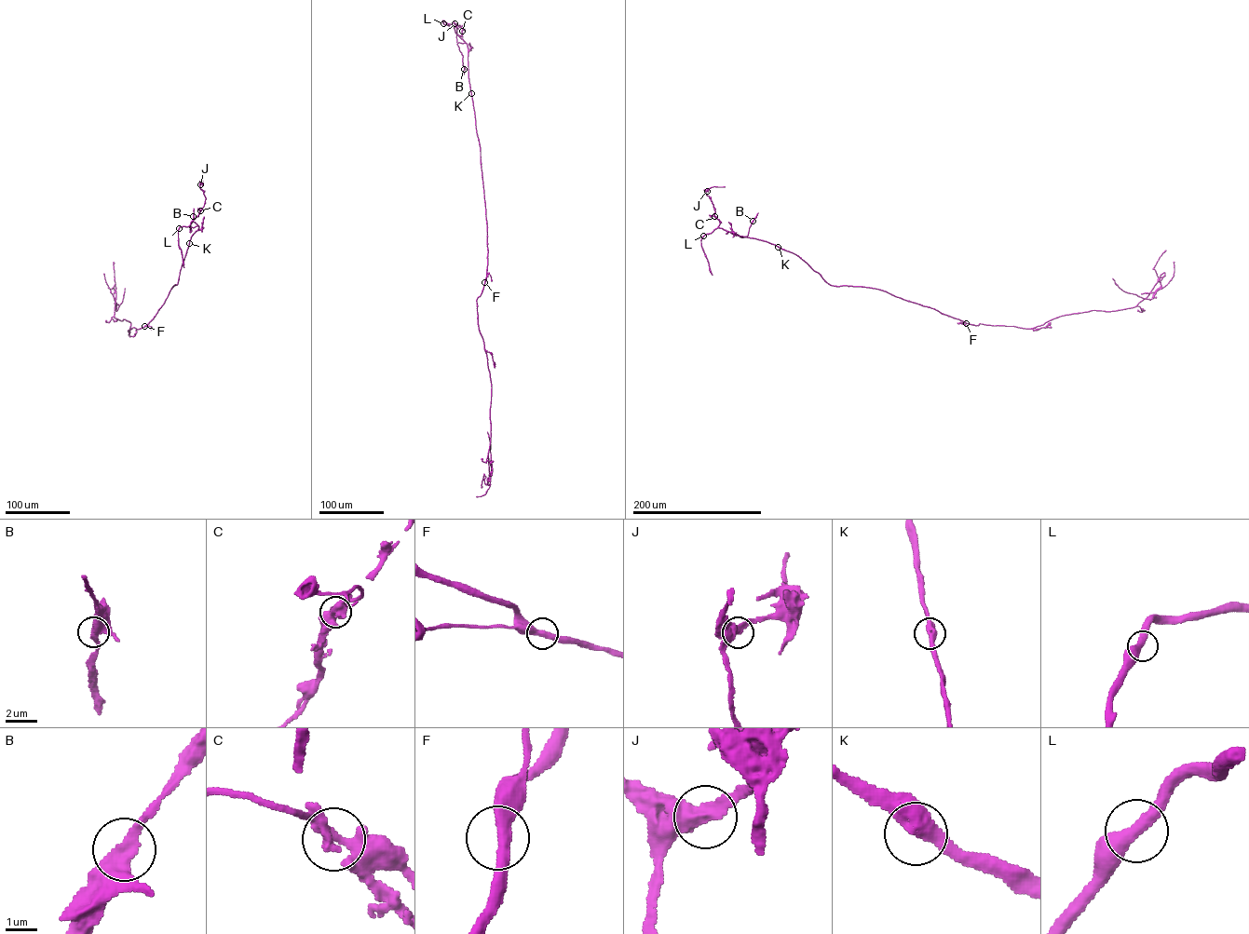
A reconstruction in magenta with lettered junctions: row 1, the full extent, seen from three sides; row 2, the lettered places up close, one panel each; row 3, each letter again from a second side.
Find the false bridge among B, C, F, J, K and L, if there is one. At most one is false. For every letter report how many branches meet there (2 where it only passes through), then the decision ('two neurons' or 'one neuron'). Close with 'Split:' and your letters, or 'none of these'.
B: branches 2; one neuron
C: branches 2; two neurons
F: branches 2; one neuron
J: branches 2; one neuron
K: branches 2; one neuron
L: branches 2; one neuron
Split: C

